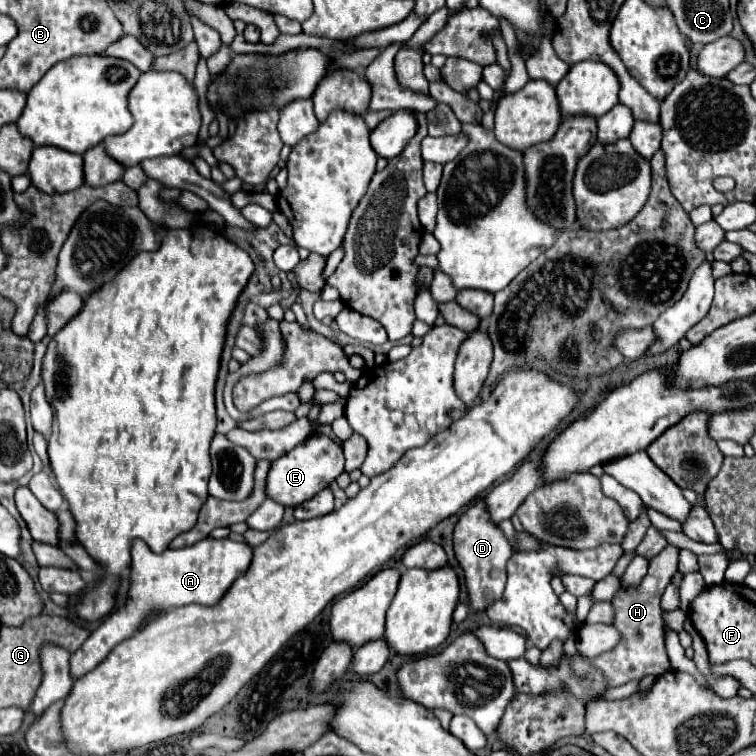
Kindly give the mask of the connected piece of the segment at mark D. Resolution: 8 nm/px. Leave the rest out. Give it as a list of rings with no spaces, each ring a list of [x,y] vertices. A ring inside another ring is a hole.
[[[481,499],[471,503],[471,507],[461,517],[461,521],[457,523],[457,529],[453,533],[455,557],[463,569],[463,575],[465,575],[469,607],[473,613],[485,611],[495,599],[499,599],[499,595],[503,595],[505,565],[507,565],[507,559],[513,555],[507,539],[503,539],[503,537],[505,535],[499,531],[499,527],[489,521],[487,509]]]

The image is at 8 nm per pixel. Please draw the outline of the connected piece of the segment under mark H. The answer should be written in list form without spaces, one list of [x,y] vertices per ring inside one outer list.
[[[667,545],[655,559],[649,561],[649,573],[645,575],[643,583],[635,589],[619,589],[619,593],[613,597],[613,607],[615,607],[615,627],[621,631],[623,639],[621,643],[595,657],[593,665],[599,667],[609,685],[617,687],[623,685],[627,681],[633,679],[643,679],[645,675],[653,675],[659,677],[667,671],[671,671],[671,661],[669,655],[665,651],[665,643],[663,643],[663,619],[661,619],[661,595],[665,591],[665,587],[669,585],[671,577],[677,573],[677,565],[679,565],[679,549],[673,545]]]

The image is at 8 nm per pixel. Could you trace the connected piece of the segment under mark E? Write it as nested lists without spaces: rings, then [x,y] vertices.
[[[315,433],[307,441],[291,449],[287,455],[271,463],[271,469],[267,473],[267,487],[265,487],[267,497],[285,507],[297,507],[307,499],[311,499],[315,493],[319,493],[321,489],[329,487],[329,483],[337,479],[339,473],[343,471],[343,465],[345,465],[345,457],[341,445],[331,441],[327,435]]]

